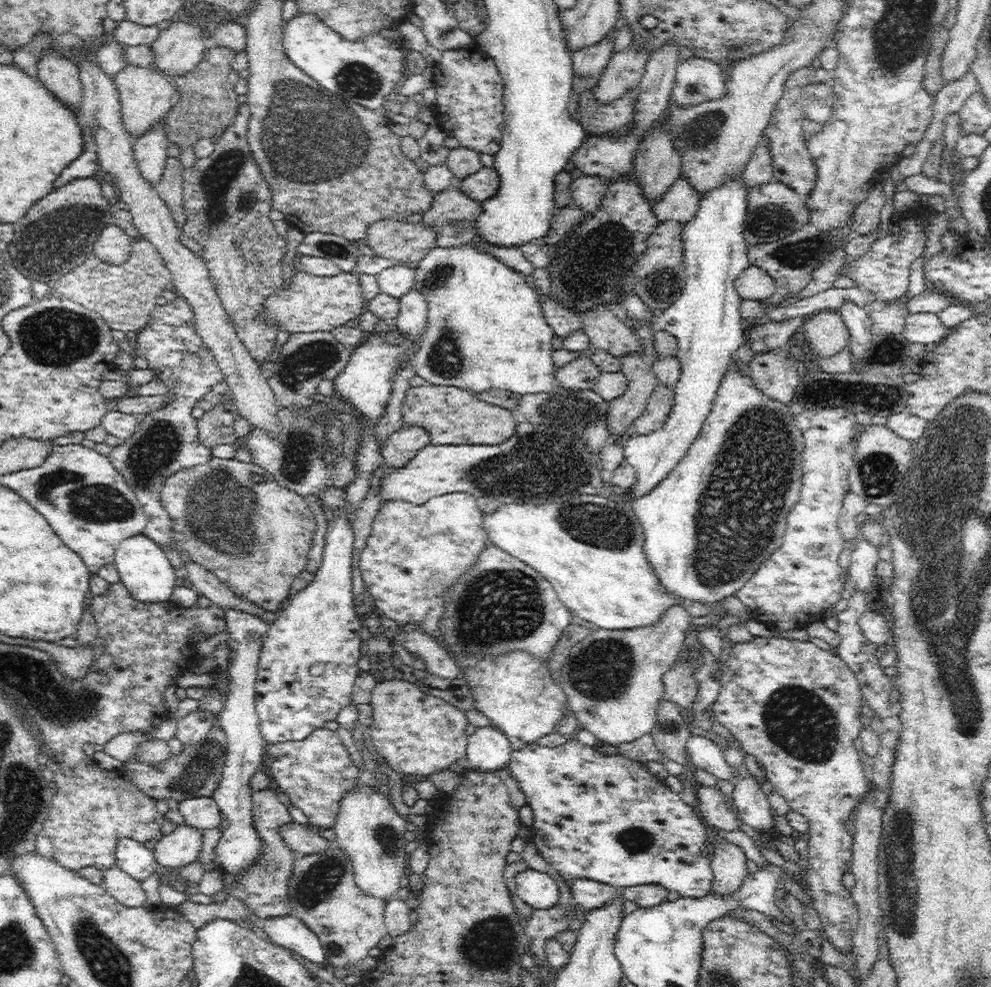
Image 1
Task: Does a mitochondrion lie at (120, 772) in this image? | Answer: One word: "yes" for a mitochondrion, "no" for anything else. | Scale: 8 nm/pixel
no

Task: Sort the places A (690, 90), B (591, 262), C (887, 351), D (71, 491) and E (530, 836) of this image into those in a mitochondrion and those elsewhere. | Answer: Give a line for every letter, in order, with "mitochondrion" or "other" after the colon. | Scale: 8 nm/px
A: mitochondrion
B: mitochondrion
C: mitochondrion
D: mitochondrion
E: other

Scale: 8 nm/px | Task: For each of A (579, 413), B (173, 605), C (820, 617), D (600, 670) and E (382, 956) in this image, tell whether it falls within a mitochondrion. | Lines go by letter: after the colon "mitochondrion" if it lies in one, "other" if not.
A: mitochondrion
B: other
C: other
D: mitochondrion
E: other

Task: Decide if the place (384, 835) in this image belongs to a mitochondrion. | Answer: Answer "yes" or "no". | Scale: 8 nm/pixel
yes

